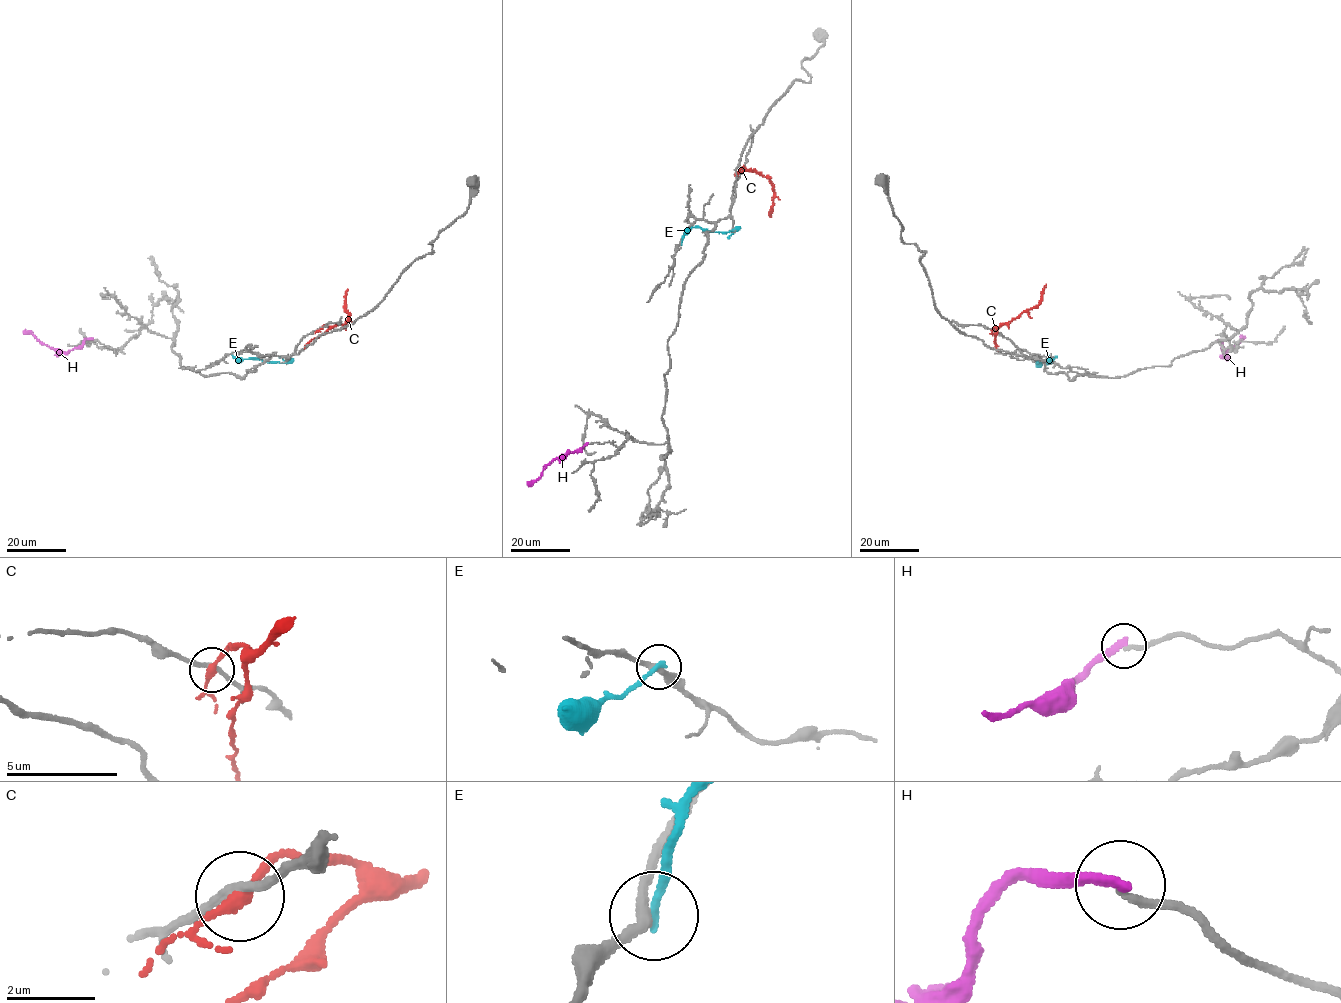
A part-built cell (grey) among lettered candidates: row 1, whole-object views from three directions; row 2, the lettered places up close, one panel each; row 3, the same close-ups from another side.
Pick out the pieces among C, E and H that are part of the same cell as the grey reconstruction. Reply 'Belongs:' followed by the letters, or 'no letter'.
Belongs: no letter

